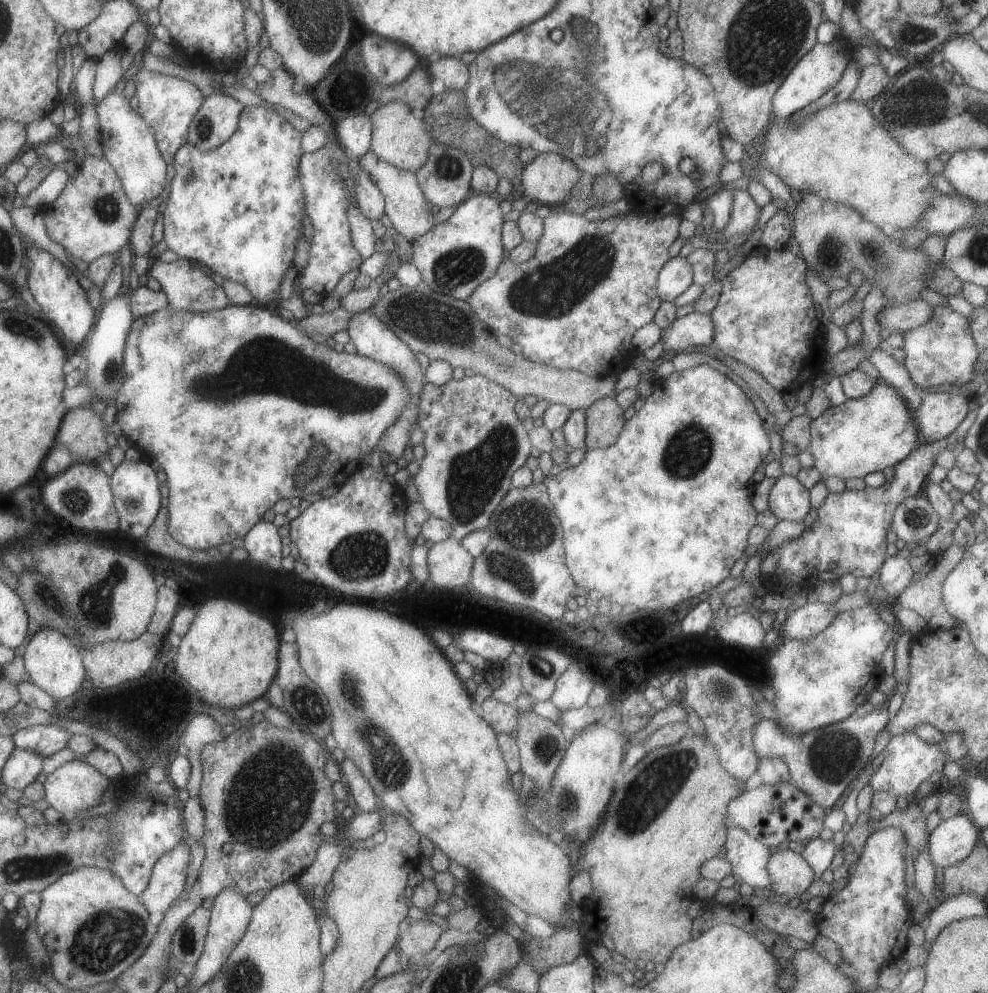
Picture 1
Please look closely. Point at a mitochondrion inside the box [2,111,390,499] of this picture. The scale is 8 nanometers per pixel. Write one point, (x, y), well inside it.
(106, 208)

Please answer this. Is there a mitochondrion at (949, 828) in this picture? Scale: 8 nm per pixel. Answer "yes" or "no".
no

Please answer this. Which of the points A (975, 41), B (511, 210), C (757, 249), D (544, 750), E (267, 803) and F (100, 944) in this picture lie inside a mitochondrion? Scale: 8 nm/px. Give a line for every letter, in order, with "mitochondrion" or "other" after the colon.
A: other
B: other
C: other
D: mitochondrion
E: mitochondrion
F: mitochondrion

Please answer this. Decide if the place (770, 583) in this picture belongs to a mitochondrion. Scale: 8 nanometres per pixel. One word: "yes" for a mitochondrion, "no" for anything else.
no

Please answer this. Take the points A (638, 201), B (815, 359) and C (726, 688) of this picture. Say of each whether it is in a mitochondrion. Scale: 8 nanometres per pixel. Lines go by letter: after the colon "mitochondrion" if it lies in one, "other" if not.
A: other
B: other
C: mitochondrion

